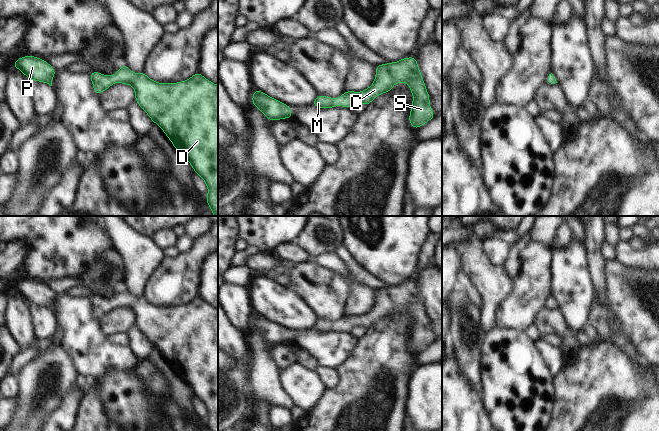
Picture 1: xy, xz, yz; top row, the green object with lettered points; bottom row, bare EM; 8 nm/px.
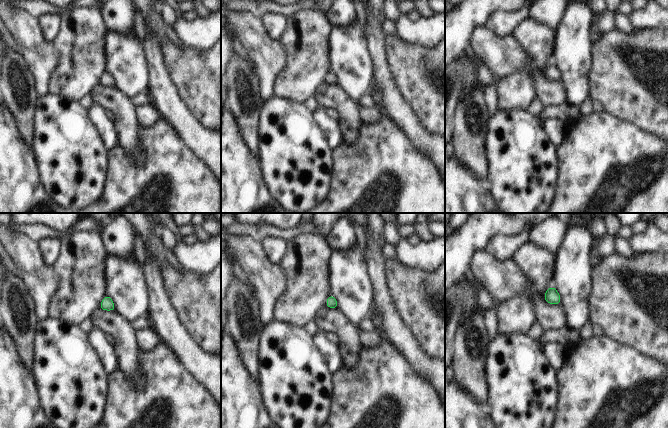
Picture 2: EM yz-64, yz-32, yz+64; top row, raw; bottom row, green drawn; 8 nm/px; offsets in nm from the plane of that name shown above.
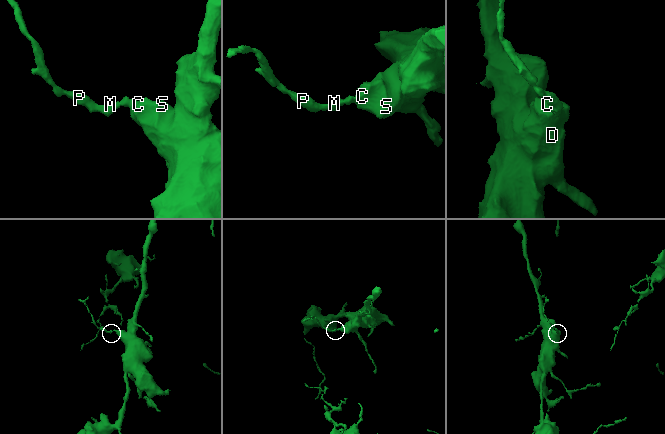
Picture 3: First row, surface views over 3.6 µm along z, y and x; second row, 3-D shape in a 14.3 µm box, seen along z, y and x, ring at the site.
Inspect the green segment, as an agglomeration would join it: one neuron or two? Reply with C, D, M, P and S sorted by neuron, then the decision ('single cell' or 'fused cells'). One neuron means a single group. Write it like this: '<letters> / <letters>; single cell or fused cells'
C D M P S; single cell

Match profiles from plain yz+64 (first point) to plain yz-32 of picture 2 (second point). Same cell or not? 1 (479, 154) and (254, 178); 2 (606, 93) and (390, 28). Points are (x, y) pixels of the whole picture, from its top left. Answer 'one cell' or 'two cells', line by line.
1: two cells
2: two cells

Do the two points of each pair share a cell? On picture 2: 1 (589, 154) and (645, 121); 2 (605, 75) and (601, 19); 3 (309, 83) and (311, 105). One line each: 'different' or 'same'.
1: different
2: different
3: different

